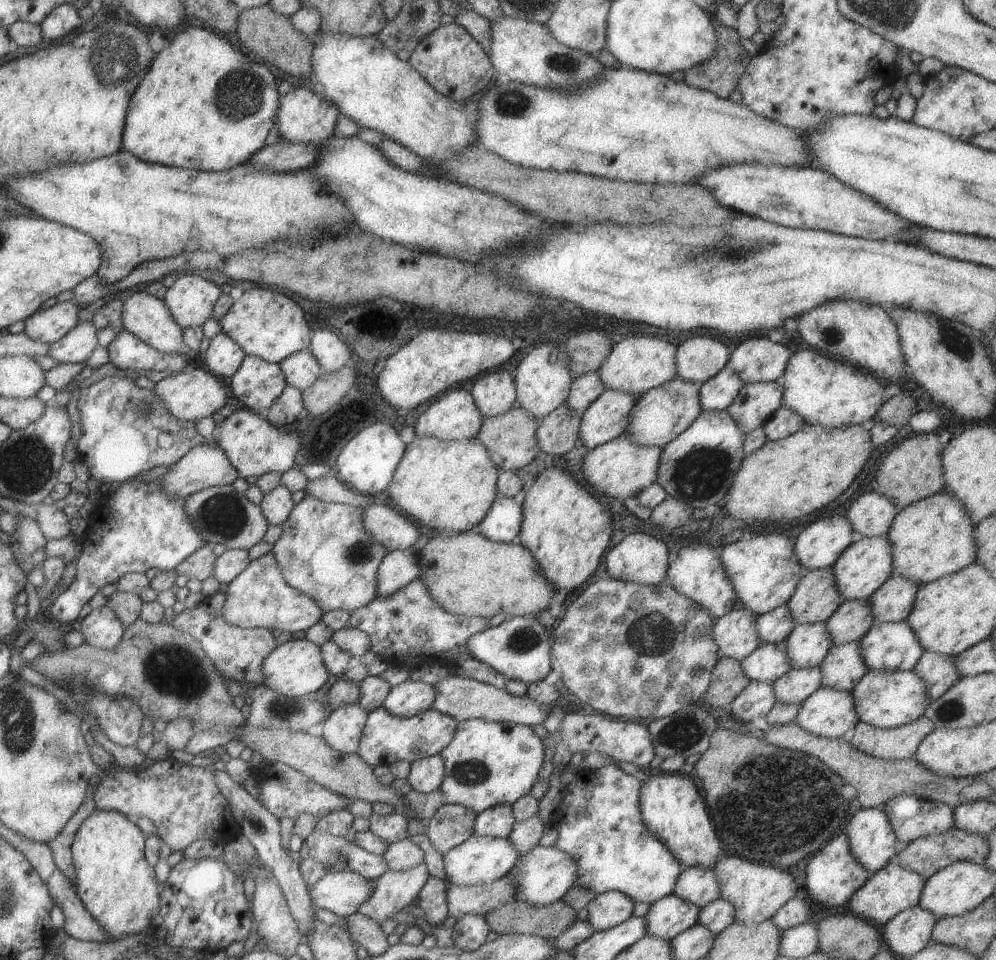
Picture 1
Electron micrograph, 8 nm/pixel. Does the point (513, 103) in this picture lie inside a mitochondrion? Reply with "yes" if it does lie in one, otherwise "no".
yes

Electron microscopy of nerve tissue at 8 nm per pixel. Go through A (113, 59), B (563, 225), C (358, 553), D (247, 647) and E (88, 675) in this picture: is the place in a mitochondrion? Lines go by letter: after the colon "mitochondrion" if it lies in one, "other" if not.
A: mitochondrion
B: other
C: mitochondrion
D: other
E: other

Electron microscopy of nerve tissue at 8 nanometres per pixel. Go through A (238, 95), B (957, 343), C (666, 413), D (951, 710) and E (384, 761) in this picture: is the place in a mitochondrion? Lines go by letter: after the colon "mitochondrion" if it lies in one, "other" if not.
A: mitochondrion
B: mitochondrion
C: other
D: mitochondrion
E: other

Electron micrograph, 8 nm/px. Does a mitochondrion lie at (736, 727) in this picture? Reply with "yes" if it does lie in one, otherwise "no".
no

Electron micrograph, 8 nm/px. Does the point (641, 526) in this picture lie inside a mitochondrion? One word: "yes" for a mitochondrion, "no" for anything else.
no

